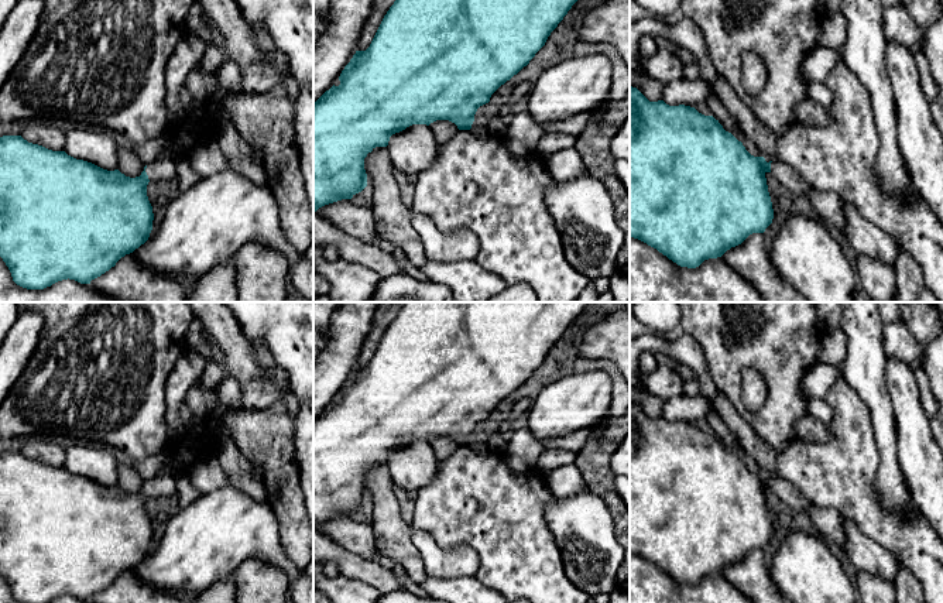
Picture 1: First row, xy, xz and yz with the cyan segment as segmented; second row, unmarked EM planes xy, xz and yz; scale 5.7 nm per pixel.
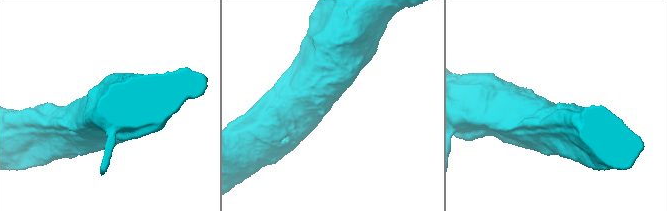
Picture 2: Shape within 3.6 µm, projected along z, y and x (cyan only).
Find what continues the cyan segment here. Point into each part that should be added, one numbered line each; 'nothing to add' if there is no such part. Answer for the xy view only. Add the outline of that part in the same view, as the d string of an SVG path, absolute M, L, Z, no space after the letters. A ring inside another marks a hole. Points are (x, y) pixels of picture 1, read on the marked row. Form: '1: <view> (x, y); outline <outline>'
1: xy (163, 170); outline M158 160L150 165L147 165L145 172L151 182L157 181L171 181L176 178L176 167L175 160Z

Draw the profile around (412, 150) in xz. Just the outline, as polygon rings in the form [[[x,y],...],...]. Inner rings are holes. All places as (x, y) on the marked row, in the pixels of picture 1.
[[[412,124],[390,137],[387,150],[395,172],[418,177],[435,162],[439,144],[426,124]]]

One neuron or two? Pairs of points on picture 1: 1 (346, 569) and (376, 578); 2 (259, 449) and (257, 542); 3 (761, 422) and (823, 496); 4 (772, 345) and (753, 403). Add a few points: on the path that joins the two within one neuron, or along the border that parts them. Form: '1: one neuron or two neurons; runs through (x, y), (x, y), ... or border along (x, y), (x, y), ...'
1: one neuron; runs through (353, 569), (369, 571)
2: two neurons; border along (266, 500), (278, 524), (278, 533)
3: two neurons; border along (796, 438), (778, 454)
4: two neurons; border along (746, 367), (764, 380), (765, 403), (760, 408)

